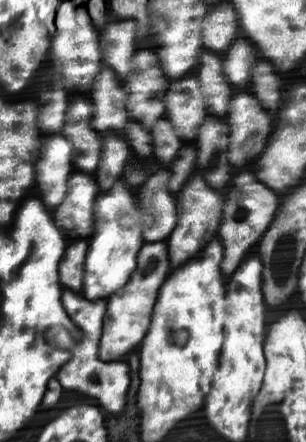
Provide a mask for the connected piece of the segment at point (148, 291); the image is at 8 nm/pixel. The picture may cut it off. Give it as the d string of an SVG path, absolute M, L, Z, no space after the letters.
M146 242L138 252L138 266L130 276L128 284L120 292L108 298L108 312L104 316L104 332L100 342L102 360L118 360L128 352L132 352L142 342L150 324L150 314L158 296L158 288L166 280L168 272L170 272L170 260L168 260L166 242L156 242L156 244Z

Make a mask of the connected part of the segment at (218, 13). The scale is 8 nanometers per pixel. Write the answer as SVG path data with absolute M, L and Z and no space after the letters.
M216 4L216 8L208 8L208 14L202 20L202 38L204 48L224 54L238 32L236 10L230 4Z

